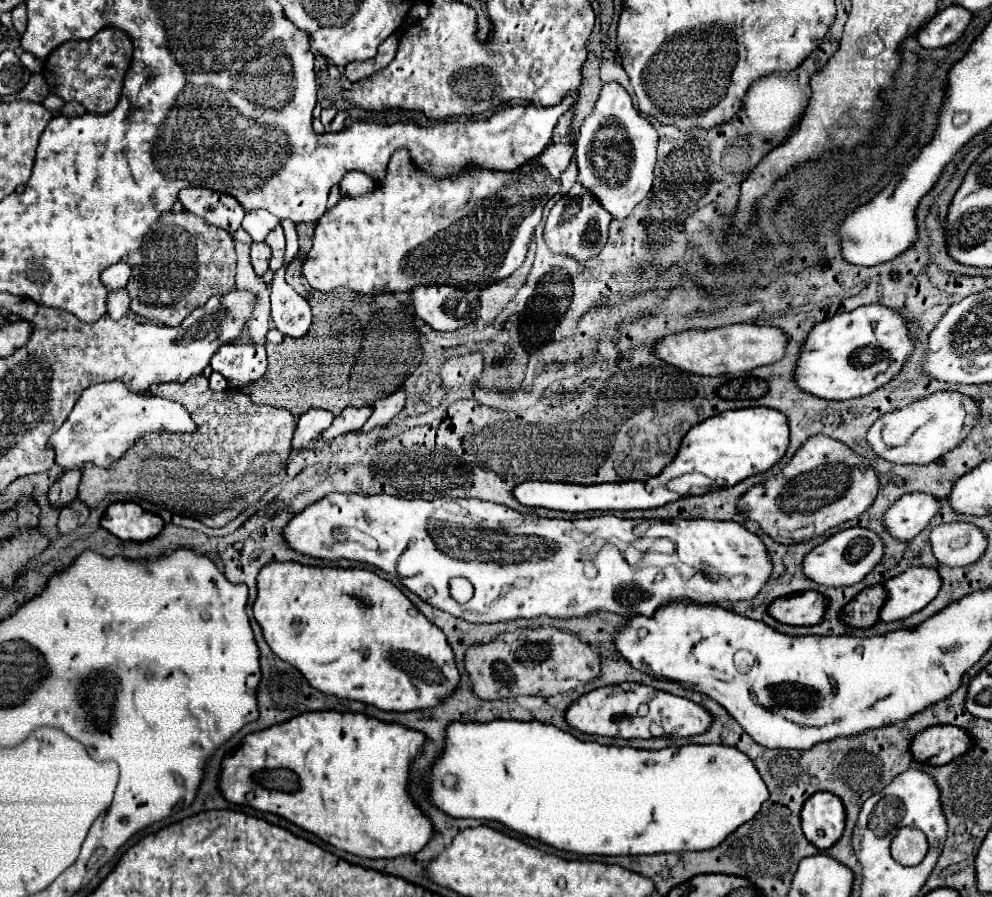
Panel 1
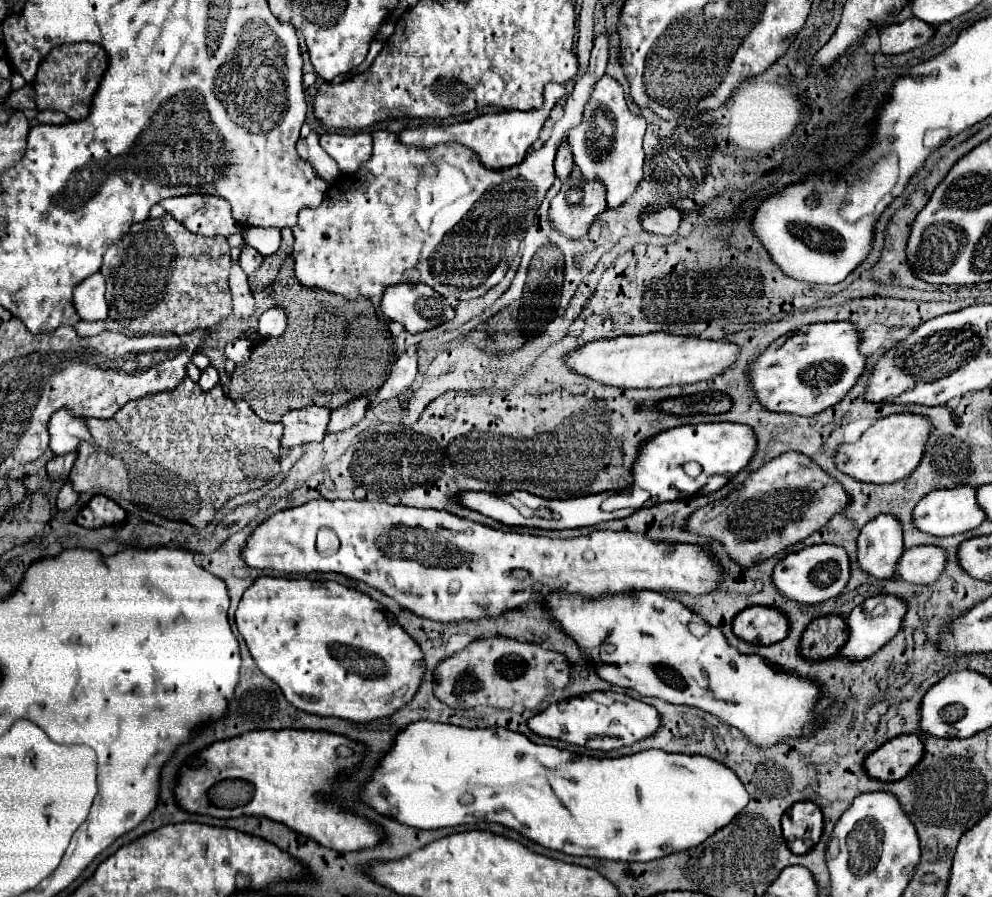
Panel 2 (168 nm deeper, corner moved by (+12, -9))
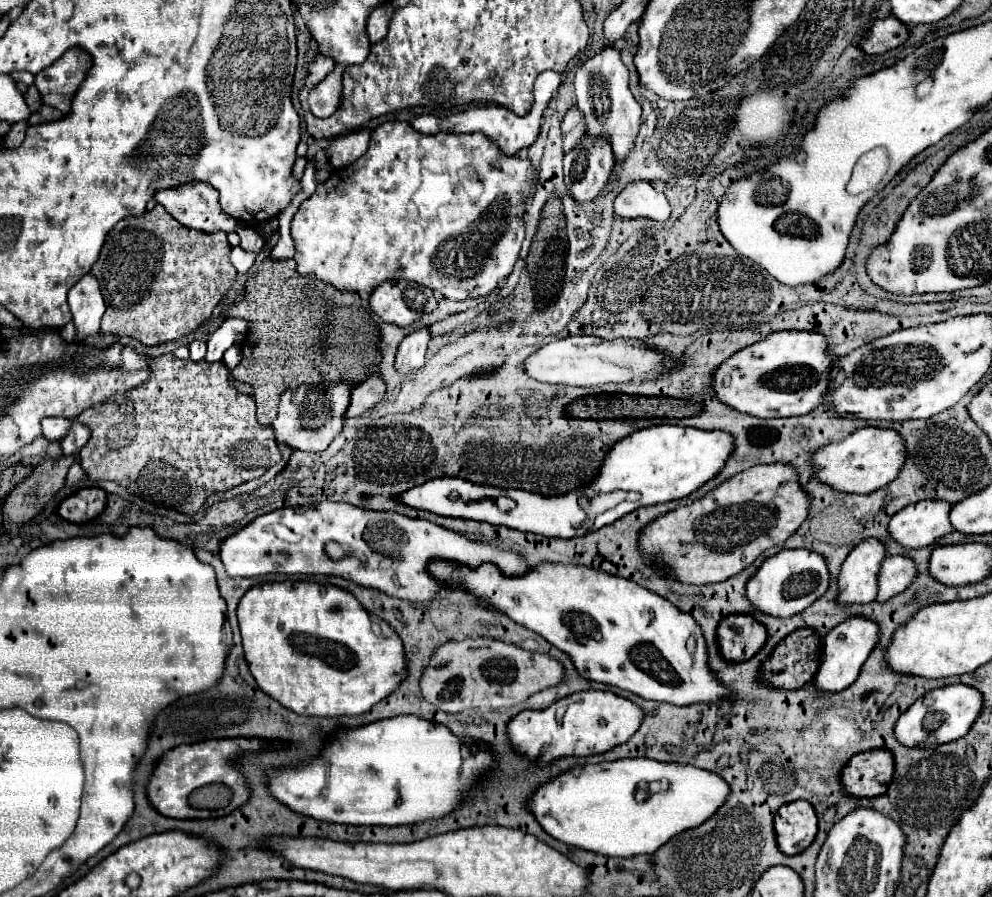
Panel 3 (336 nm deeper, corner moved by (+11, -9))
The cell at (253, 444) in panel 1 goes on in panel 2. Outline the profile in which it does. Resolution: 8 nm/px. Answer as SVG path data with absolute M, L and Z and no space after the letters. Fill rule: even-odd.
M184 378L184 384L180 384L180 388L172 392L158 392L158 394L148 394L140 400L132 400L124 408L120 408L116 416L108 420L88 418L88 428L94 440L98 442L98 448L90 448L90 444L82 444L78 450L78 458L70 472L72 488L78 494L106 488L156 516L168 520L182 520L198 530L208 528L216 512L230 498L266 486L280 472L278 450L282 438L282 424L264 422L260 416L256 416L254 410L248 408L246 402L230 400L220 384L216 384L210 392L202 392L196 382ZM192 454L194 454L194 464L192 460L190 464L188 460L184 464L182 458L184 456L192 458Z

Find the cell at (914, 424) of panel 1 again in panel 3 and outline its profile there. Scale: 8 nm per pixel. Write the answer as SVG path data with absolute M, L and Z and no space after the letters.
M871 426L855 430L845 440L827 444L813 454L813 464L819 466L815 478L831 486L833 490L847 494L869 494L887 486L897 478L903 460L905 460L905 444L897 436L897 432Z

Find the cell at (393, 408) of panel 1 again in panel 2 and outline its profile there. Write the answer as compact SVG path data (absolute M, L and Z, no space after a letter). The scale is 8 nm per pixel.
M402 354L396 364L392 366L392 372L388 376L388 380L384 382L384 386L378 390L378 394L368 402L368 406L378 406L382 402L388 402L392 398L398 398L404 394L406 388L410 388L410 384L414 382L416 376L416 354Z

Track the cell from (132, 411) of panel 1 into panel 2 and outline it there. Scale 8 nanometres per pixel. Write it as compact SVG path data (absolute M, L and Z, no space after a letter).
M60 408L50 418L48 430L50 430L50 448L54 456L76 452L82 442L96 446L96 440L92 440L92 434L88 430L86 418L70 412L68 408Z

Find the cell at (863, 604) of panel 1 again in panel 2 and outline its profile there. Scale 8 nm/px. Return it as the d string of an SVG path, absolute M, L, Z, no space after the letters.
M820 616L808 624L802 636L802 656L806 660L822 660L840 652L848 640L848 624L844 616Z

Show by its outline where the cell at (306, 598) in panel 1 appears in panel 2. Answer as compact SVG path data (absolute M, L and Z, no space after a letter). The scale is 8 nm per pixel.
M262 576L244 592L244 596L238 604L238 610L236 610L236 626L238 626L238 632L242 634L242 638L246 640L248 650L250 650L252 658L256 660L258 668L282 688L286 700L292 706L302 708L308 714L336 716L336 718L344 718L344 720L352 720L352 722L370 722L376 718L388 718L416 696L416 692L420 690L420 684L424 680L424 674L426 674L424 652L420 650L416 640L412 640L412 636L400 624L390 622L384 606L378 604L376 600L372 600L368 594L364 594L356 588L346 588L338 582L312 582L312 580L290 580L290 578Z

